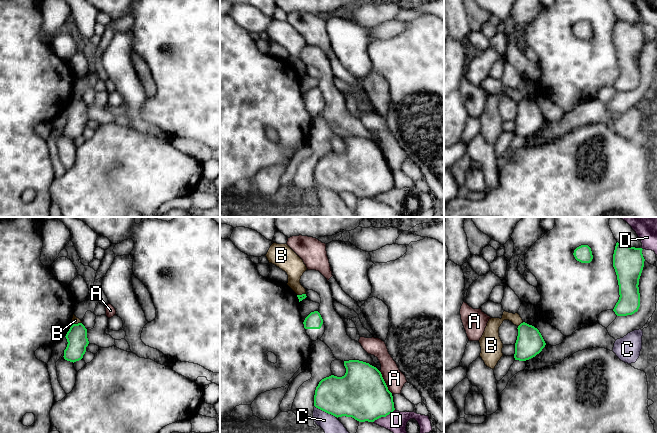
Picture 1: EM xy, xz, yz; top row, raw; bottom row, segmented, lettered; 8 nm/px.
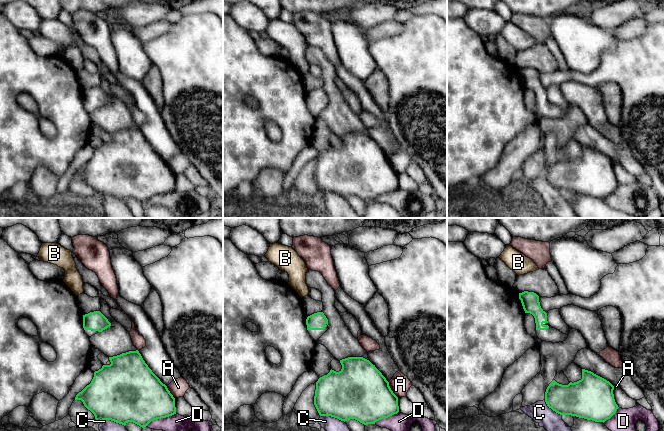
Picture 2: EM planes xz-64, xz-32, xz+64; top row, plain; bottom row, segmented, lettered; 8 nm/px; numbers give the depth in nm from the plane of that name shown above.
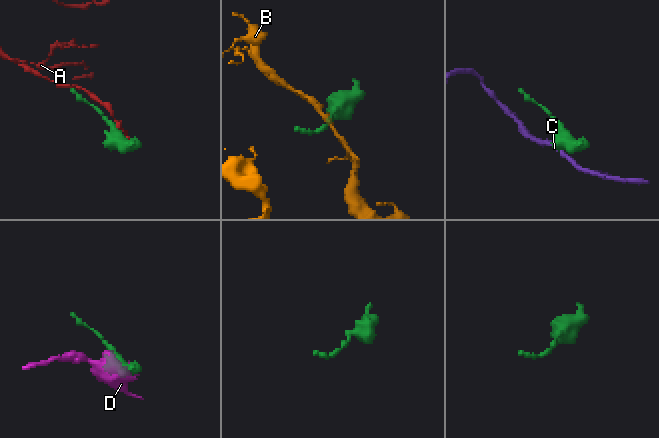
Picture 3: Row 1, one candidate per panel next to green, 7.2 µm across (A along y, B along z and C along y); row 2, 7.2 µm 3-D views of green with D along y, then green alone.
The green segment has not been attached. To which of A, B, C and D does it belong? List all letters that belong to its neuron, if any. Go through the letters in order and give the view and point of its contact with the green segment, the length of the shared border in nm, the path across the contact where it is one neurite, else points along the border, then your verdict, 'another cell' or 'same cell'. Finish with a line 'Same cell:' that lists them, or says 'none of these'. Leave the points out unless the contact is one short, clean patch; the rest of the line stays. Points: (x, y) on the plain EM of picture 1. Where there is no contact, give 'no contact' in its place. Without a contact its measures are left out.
A: contact xz (384, 158); length 220 nm; another cell
B: contact yz (520, 100); length 60 nm; border yz (523, 98), (518, 102); another cell
C: contact xz (325, 187); length 190 nm; border xz (315, 182), (335, 193); another cell
D: contact xz (383, 192); length 200 nm; another cell
Same cell: none of these

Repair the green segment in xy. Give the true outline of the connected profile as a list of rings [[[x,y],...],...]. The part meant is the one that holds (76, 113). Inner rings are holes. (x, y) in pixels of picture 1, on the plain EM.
[[[82,99],[72,100],[65,113],[68,120],[64,126],[64,135],[73,139],[81,136],[89,120],[85,102]]]

